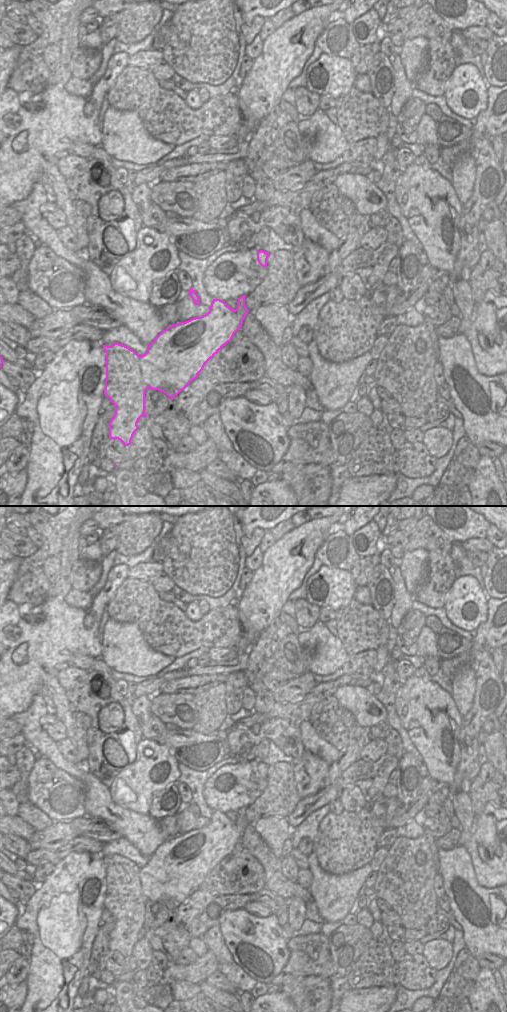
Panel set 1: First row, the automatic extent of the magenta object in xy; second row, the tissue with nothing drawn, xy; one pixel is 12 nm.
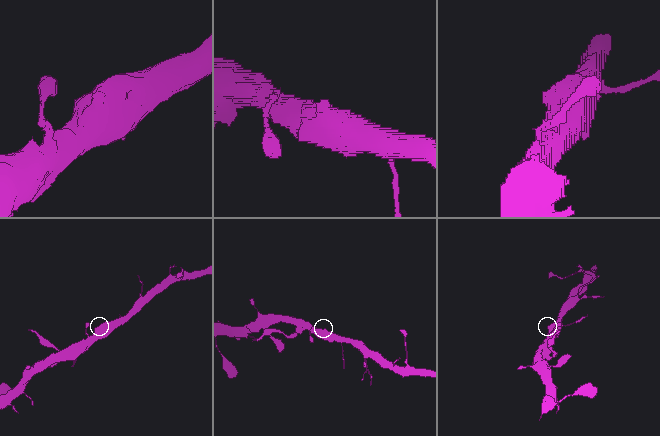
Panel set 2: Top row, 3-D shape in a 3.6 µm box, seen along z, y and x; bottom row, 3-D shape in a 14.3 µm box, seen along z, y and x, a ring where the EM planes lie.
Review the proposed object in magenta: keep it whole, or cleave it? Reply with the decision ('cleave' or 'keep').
cleave

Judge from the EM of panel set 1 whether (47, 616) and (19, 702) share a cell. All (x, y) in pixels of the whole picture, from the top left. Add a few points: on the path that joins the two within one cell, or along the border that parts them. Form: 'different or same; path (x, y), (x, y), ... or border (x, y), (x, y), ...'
same; path (47, 637), (47, 646), (42, 656), (22, 681)

